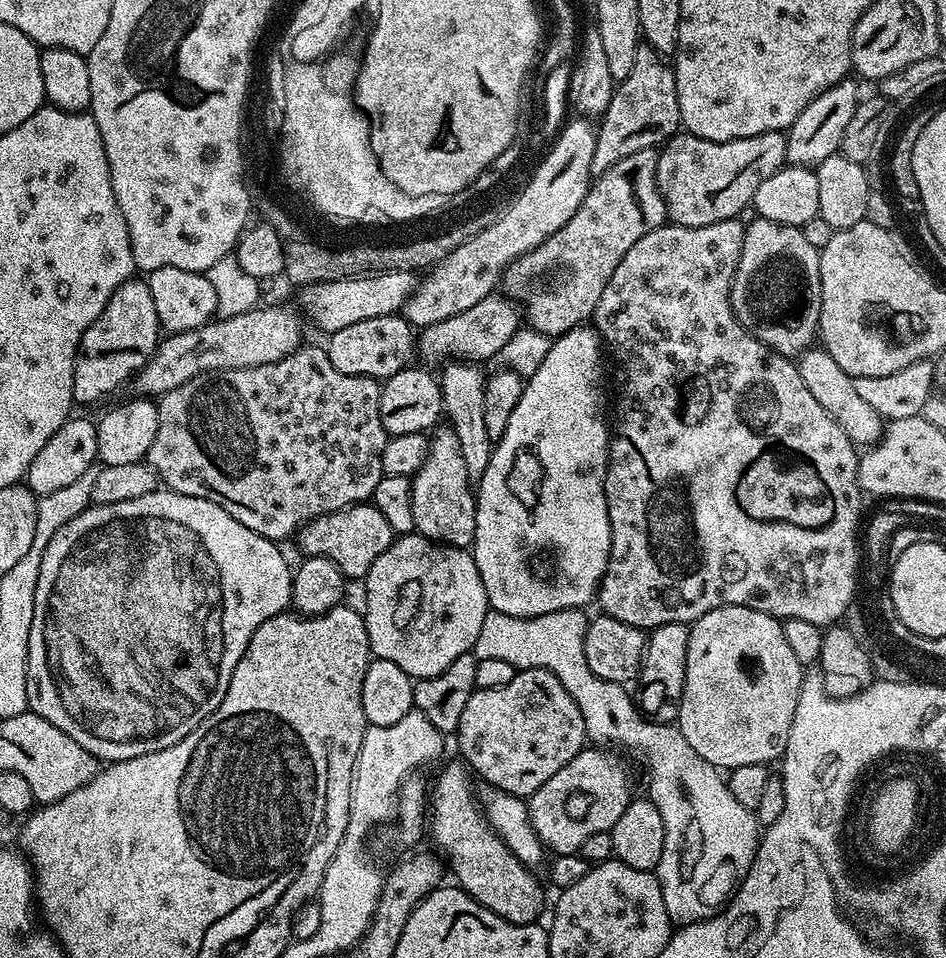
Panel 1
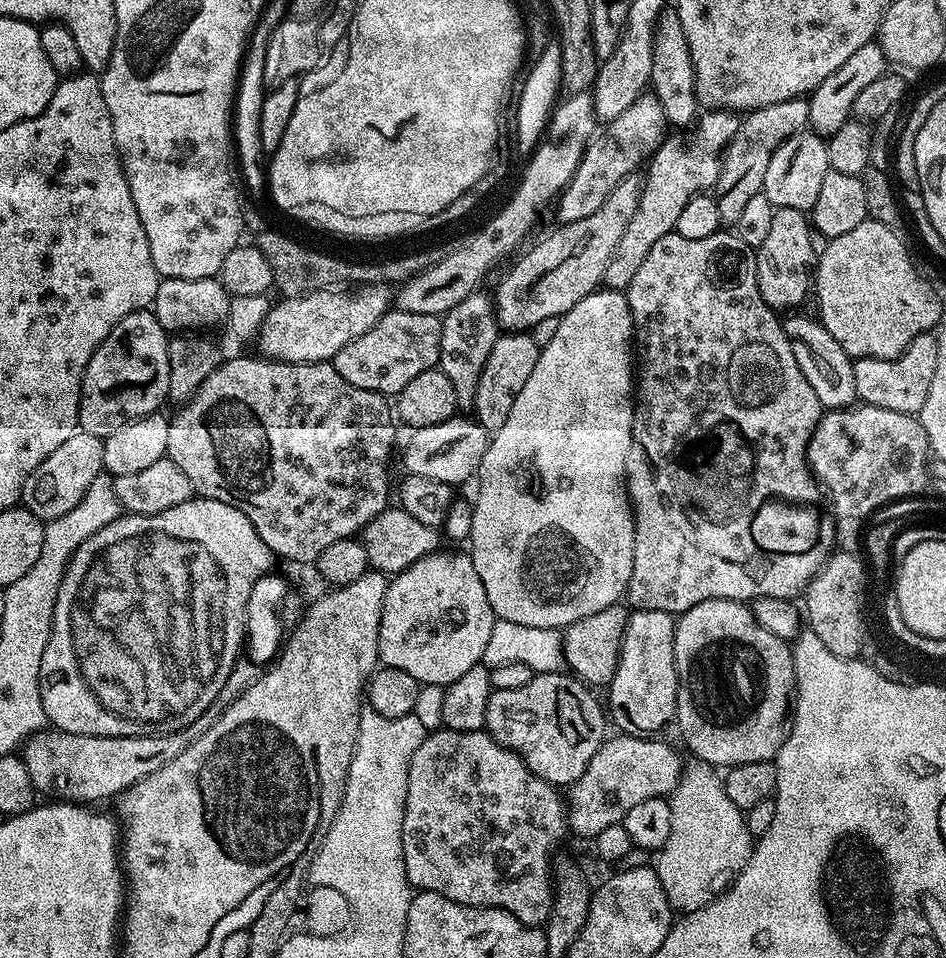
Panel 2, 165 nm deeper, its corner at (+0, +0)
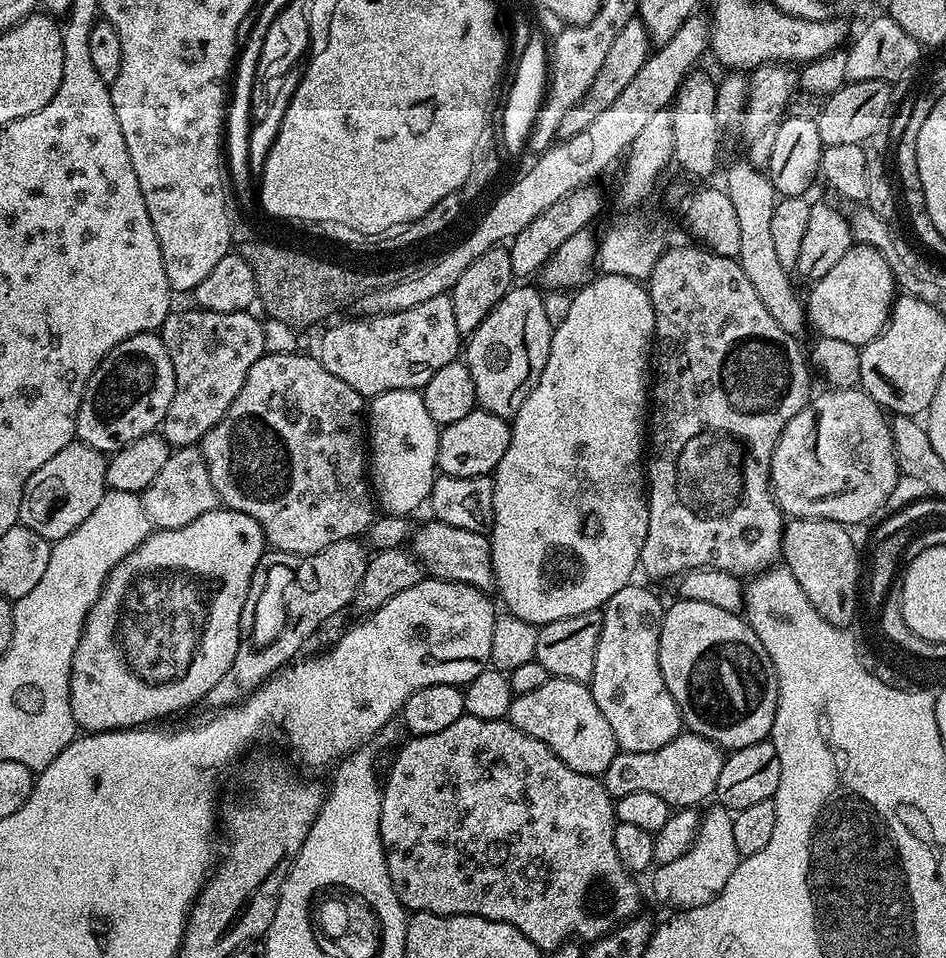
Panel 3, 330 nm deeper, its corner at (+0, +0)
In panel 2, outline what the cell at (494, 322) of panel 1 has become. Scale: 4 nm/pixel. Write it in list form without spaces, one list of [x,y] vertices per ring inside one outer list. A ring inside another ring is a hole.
[[[633,174],[622,178],[614,190],[610,190],[606,202],[594,210],[586,218],[578,218],[578,222],[560,224],[556,226],[549,236],[544,236],[508,273],[504,281],[494,291],[494,307],[496,309],[496,323],[501,329],[509,332],[528,332],[535,324],[544,321],[545,318],[562,317],[586,294],[597,291],[604,279],[606,266],[611,262],[616,253],[618,242],[640,205],[640,194],[642,191],[642,180],[639,175]]]

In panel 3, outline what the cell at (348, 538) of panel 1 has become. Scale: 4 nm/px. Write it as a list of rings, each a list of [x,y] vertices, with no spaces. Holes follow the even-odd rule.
[[[432,518],[429,524],[415,529],[410,540],[411,552],[420,559],[424,571],[437,580],[449,580],[459,584],[469,584],[481,590],[488,590],[495,585],[494,566],[492,565],[492,542],[485,533],[474,530],[458,530]]]

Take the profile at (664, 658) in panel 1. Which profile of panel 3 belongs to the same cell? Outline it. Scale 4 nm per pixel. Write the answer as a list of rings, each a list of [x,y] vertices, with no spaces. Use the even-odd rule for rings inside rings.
[[[639,582],[618,590],[618,594],[607,600],[602,609],[604,621],[598,640],[598,654],[594,656],[594,674],[590,687],[594,702],[598,702],[598,710],[606,714],[606,722],[610,722],[610,730],[614,730],[614,738],[621,752],[658,750],[682,731],[680,711],[674,698],[666,690],[666,682],[662,678],[658,662],[658,642],[662,634],[664,610],[665,605],[660,604],[659,598],[650,589],[643,588]]]

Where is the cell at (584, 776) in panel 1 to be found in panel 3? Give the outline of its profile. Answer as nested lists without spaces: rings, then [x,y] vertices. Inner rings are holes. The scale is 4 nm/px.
[[[684,730],[658,750],[617,751],[614,762],[602,773],[604,789],[614,798],[650,790],[650,794],[658,794],[673,809],[695,809],[703,800],[711,801],[715,797],[718,774],[722,774],[725,759],[725,749],[705,736]]]

